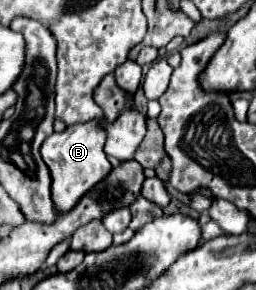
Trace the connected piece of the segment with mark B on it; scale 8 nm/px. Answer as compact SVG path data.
M100 122L72 124L66 126L64 132L54 132L44 140L40 152L52 174L52 200L60 212L72 210L72 206L76 206L76 202L90 190L90 186L106 178L106 174L112 170L112 164L104 154L104 142L106 128Z

